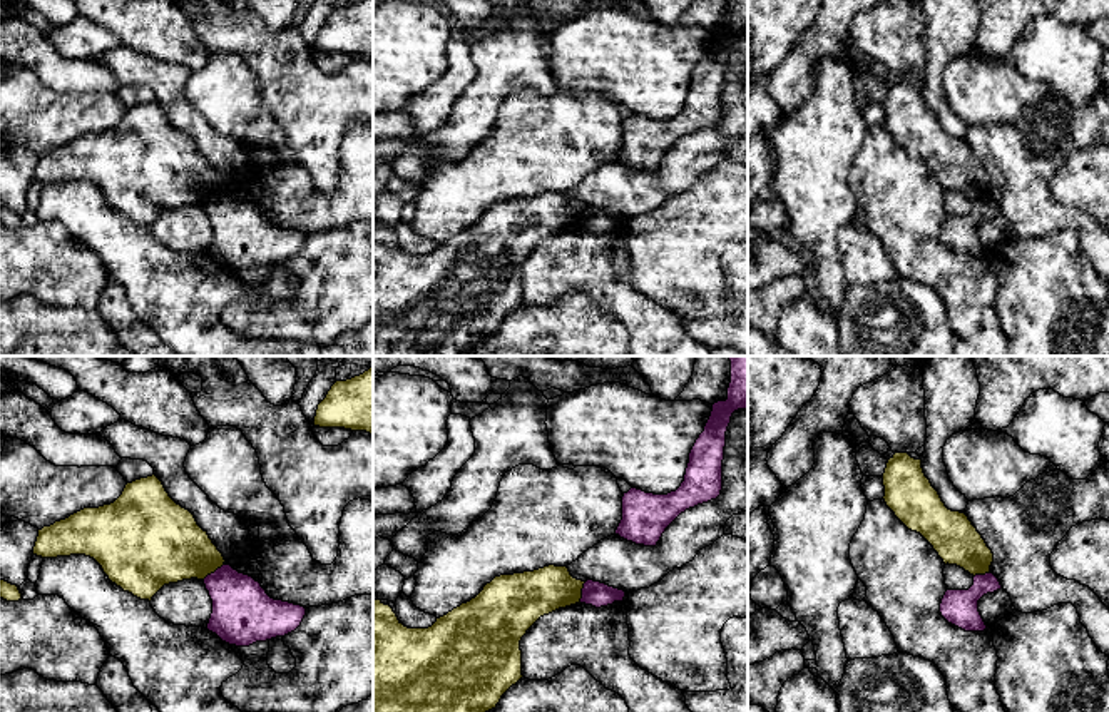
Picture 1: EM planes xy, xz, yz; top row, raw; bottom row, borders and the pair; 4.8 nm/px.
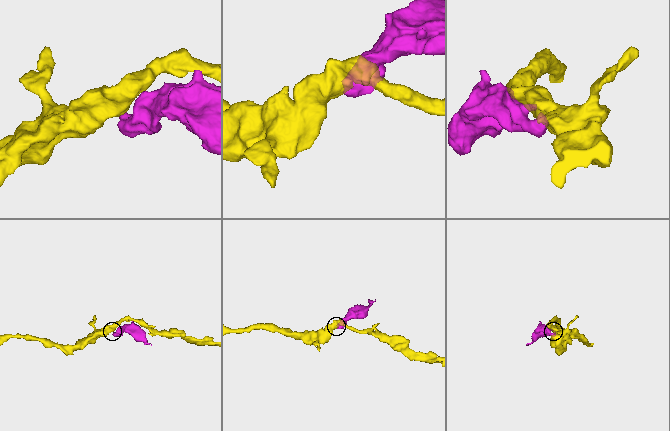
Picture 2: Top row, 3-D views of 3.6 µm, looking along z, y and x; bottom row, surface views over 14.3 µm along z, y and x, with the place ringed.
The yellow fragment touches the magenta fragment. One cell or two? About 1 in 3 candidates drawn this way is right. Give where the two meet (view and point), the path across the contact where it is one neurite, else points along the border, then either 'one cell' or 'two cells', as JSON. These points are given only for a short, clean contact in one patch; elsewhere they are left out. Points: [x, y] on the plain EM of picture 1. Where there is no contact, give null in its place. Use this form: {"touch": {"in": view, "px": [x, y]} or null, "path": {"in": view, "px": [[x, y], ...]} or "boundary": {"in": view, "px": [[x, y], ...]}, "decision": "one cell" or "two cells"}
{"touch": {"in": "xz", "px": [581, 218]}, "boundary": {"in": "xz", "px": [[586, 208], [579, 228]]}, "decision": "two cells"}

